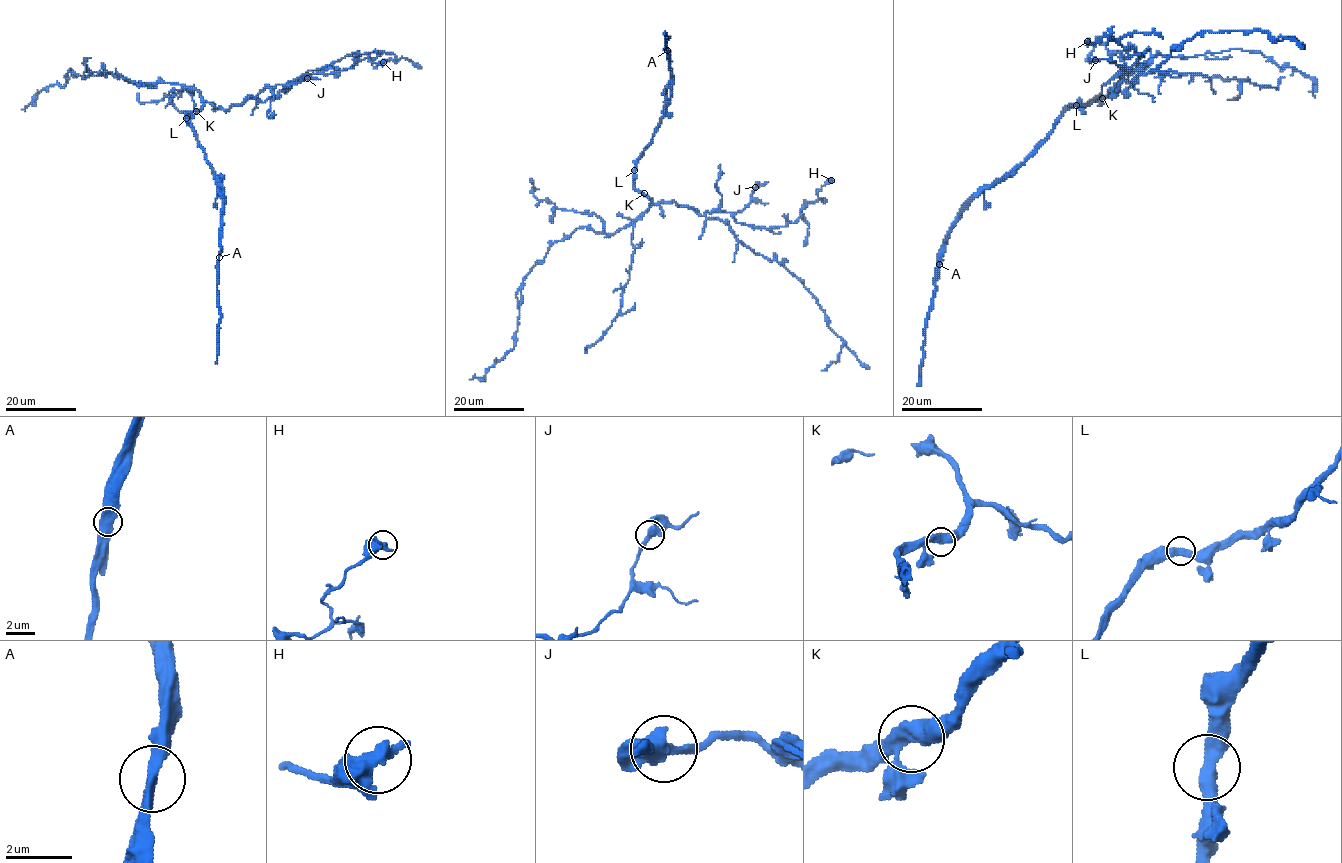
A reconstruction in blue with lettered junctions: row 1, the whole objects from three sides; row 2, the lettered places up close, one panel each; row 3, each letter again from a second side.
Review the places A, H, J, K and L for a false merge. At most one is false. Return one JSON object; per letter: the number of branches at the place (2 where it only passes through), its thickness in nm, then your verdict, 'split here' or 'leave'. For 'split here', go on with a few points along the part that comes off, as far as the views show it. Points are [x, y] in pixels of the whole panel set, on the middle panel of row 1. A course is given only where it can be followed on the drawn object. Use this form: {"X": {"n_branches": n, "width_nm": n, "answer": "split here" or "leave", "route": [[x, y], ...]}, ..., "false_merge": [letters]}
{"A": {"n_branches": 2, "width_nm": 480, "answer": "split here", "route": [[667, 50], [671, 80], [667, 103], [661, 113]]}, "H": {"n_branches": 2, "width_nm": 480, "answer": "leave"}, "J": {"n_branches": 2, "width_nm": 440, "answer": "leave"}, "K": {"n_branches": 2, "width_nm": 460, "answer": "leave"}, "L": {"n_branches": 2, "width_nm": 460, "answer": "leave"}, "false_merge": ["A"]}

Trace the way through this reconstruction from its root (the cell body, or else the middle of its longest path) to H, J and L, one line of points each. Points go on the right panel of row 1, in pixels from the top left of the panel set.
H: (1104, 96), (1114, 88), (1112, 97), (1127, 82), (1122, 68), (1144, 54), (1105, 34), (1099, 41), (1087, 41)
J: (1104, 96), (1114, 88), (1112, 97), (1121, 83), (1127, 82), (1122, 71), (1124, 68), (1110, 60), (1095, 60)
L: (1104, 96), (1076, 105)

